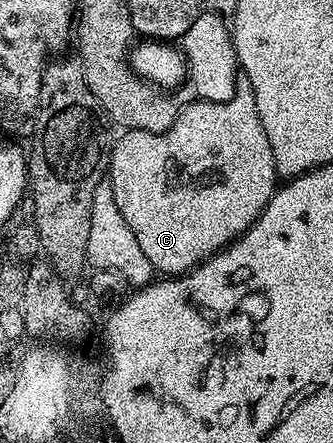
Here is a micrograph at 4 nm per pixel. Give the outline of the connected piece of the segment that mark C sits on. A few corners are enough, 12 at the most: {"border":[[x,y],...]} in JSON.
{"border":[[247,75],[106,179],[160,275],[241,237],[278,188]]}

